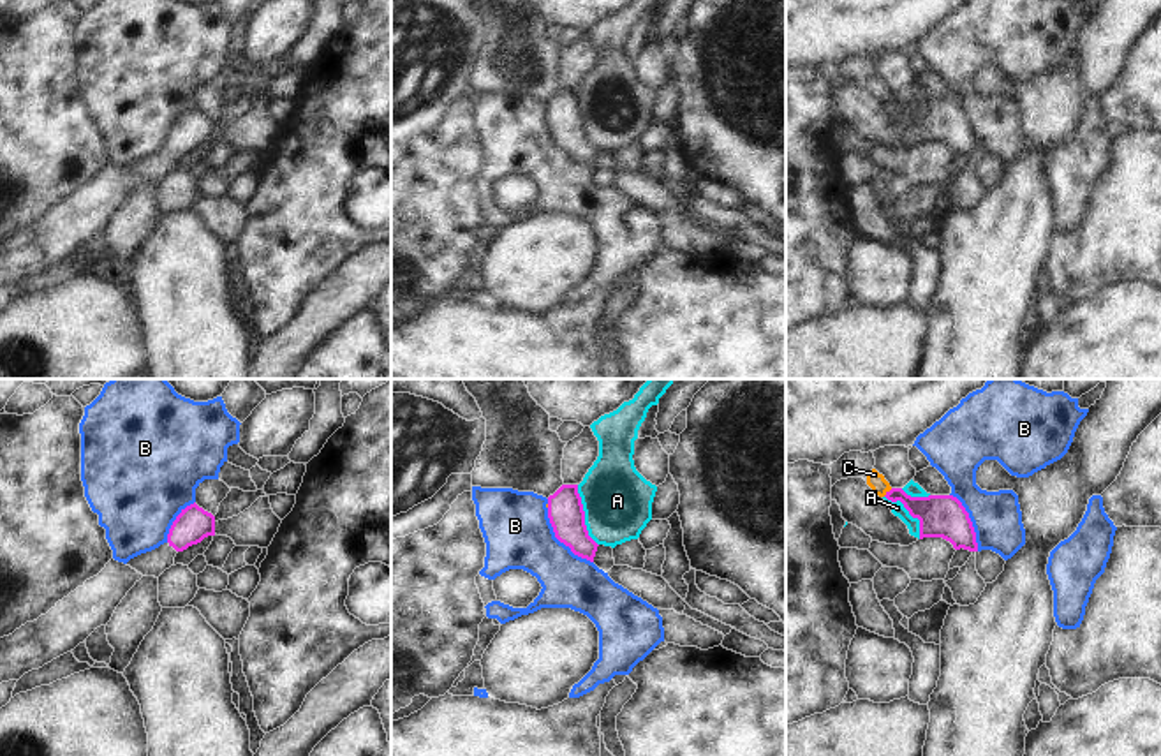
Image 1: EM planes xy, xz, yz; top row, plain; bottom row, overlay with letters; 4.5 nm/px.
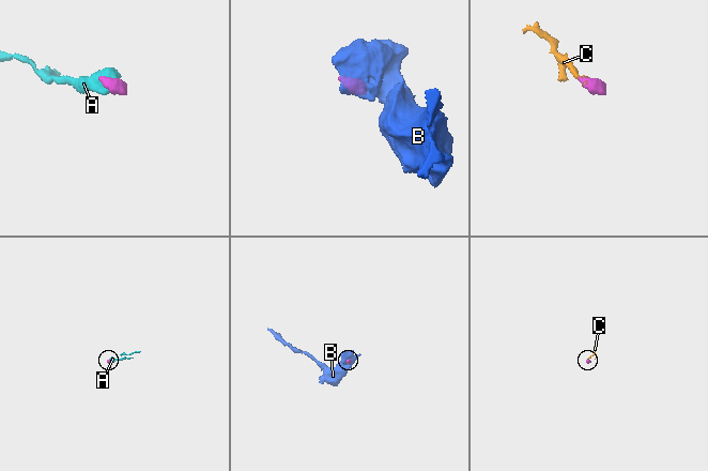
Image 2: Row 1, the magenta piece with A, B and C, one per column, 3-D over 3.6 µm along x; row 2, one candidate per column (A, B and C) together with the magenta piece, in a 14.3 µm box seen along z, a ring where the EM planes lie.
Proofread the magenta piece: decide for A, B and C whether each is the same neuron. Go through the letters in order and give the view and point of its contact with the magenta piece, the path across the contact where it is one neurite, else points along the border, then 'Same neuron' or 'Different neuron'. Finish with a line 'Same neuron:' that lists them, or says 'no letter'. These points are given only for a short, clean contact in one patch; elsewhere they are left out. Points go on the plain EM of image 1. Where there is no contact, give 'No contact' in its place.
A: Touches magenta at xz (584, 120). Boundary: xz (576, 90), (587, 140), (598, 150). Different neuron
B: Touches magenta at xz (561, 147). Boundary: xz (547, 113), (555, 141), (575, 159), (592, 168). Different neuron
C: Touches magenta at yz (887, 97). Path across: yz (936, 118), (887, 97), (874, 85). Same neuron
Same neuron: C

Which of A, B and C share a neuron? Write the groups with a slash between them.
A / B / C

